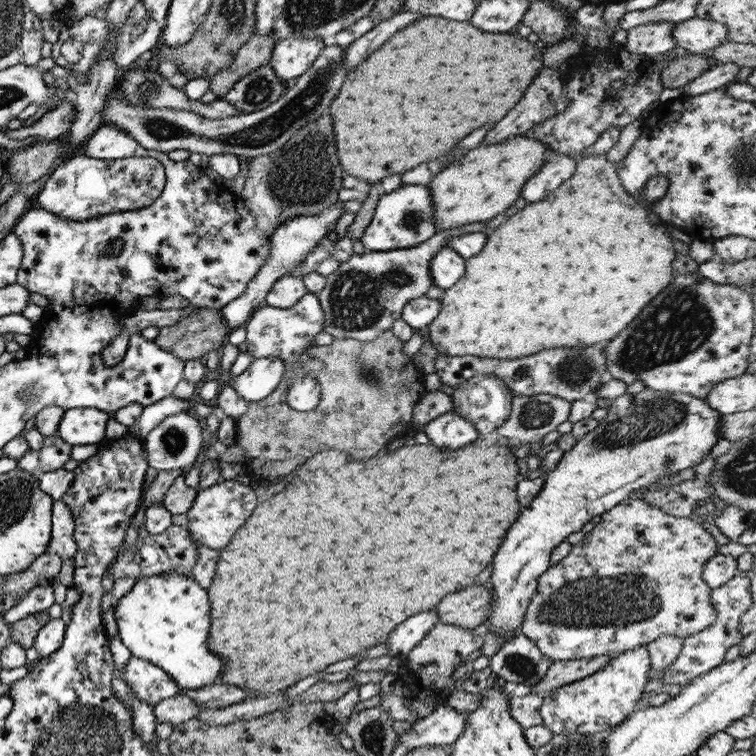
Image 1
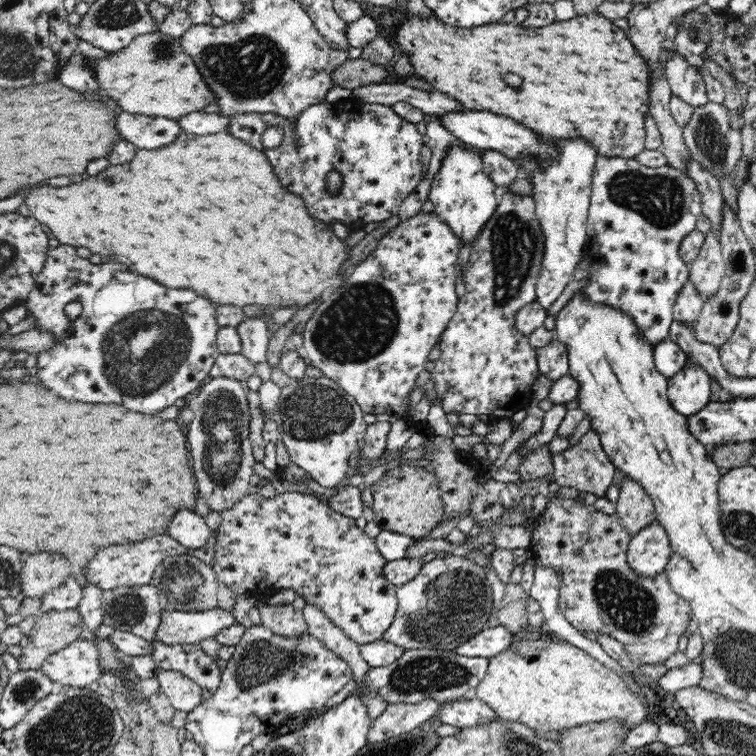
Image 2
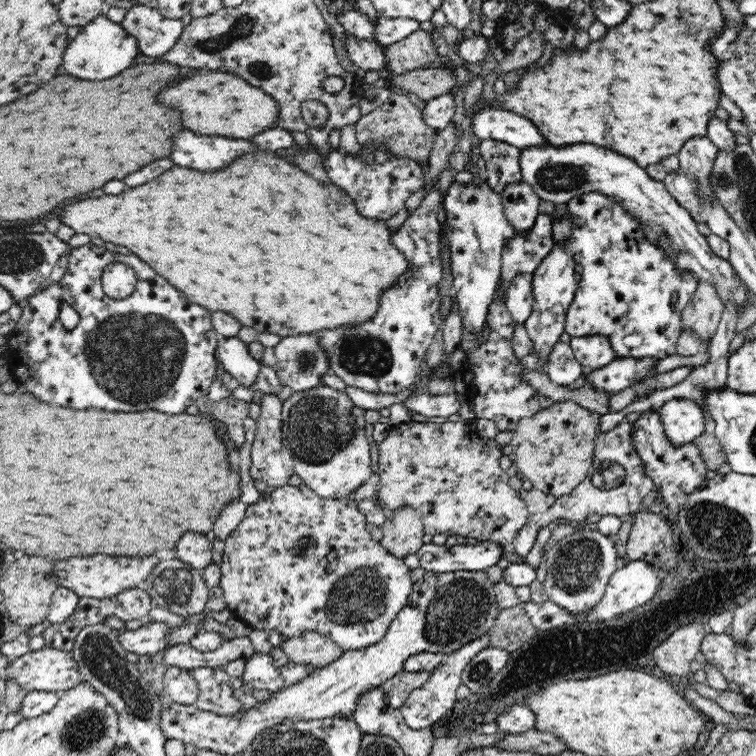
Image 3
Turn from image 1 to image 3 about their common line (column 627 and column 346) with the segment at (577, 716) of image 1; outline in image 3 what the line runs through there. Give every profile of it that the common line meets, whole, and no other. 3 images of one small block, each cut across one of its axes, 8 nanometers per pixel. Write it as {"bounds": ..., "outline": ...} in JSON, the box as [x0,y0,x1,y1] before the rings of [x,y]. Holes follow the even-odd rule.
{"bounds":[160,567,500,754],"outline":[[[422,567],[411,570],[411,580],[413,581],[413,590],[408,597],[406,606],[398,612],[398,616],[392,620],[390,628],[382,637],[382,640],[360,650],[343,651],[338,660],[334,660],[324,668],[316,668],[306,678],[299,680],[296,684],[283,688],[278,692],[271,693],[269,699],[259,701],[256,707],[245,708],[237,717],[230,715],[218,715],[212,711],[199,709],[194,704],[183,705],[172,703],[169,708],[160,711],[160,729],[168,740],[176,738],[182,740],[188,751],[192,750],[213,750],[220,754],[238,754],[251,741],[260,735],[266,729],[283,724],[286,720],[310,721],[322,720],[322,718],[351,718],[354,714],[354,708],[364,692],[370,692],[372,688],[378,688],[390,680],[394,674],[404,669],[404,662],[410,659],[410,656],[422,651],[429,653],[440,653],[446,656],[464,644],[476,640],[483,634],[489,634],[492,623],[496,620],[500,608],[497,605],[497,598],[493,590],[493,584],[490,582],[486,571],[468,571],[458,570],[456,572],[443,572],[435,574],[426,571]]]}

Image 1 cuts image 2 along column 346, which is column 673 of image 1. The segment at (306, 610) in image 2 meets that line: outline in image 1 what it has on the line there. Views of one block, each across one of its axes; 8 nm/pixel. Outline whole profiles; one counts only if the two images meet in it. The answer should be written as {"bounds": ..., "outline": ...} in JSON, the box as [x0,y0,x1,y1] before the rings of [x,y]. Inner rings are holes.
{"bounds":[635,634,683,710],"outline":[[[665,634],[664,636],[659,636],[656,640],[650,642],[650,644],[645,645],[645,647],[649,650],[651,669],[649,670],[647,684],[640,698],[644,704],[639,703],[640,700],[638,700],[635,710],[652,705],[650,700],[657,694],[654,692],[654,695],[652,695],[651,690],[663,685],[661,676],[663,676],[665,670],[678,658],[683,647],[683,639],[679,636]]]}

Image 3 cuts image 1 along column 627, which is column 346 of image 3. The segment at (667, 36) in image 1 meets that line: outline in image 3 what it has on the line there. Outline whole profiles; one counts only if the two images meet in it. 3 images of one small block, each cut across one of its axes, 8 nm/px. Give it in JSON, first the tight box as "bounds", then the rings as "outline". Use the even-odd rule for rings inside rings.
{"bounds":[345,33,388,77],"outline":[[[348,33],[345,49],[356,66],[360,66],[366,72],[374,70],[374,72],[379,72],[381,77],[386,77],[388,68],[384,54],[385,46],[376,41],[358,39]]]}

